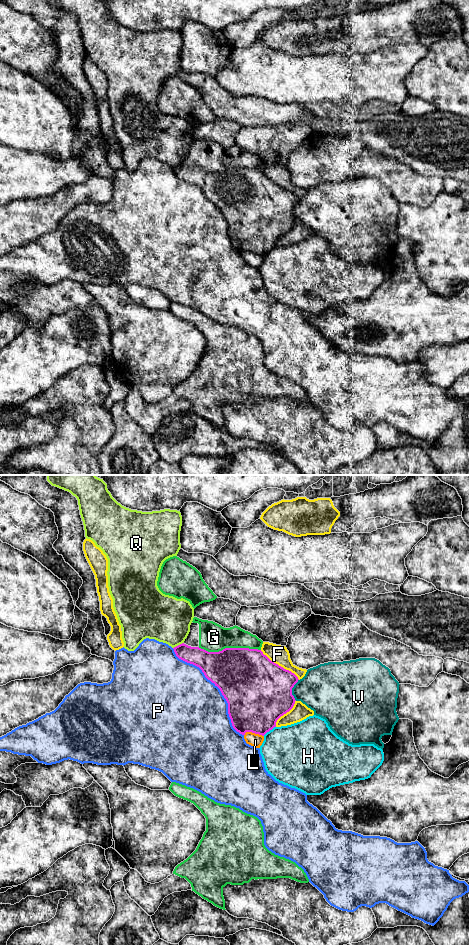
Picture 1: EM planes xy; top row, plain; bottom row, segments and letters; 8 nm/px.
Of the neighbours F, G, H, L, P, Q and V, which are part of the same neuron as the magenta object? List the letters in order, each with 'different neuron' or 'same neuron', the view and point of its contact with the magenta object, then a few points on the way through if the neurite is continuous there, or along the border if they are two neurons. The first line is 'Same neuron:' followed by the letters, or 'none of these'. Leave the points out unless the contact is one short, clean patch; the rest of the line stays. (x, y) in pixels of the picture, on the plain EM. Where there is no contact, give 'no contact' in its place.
Same neuron: none of these
F: different neuron; contact xy (280, 186)
G: different neuron; contact xy (229, 168)
H: different neuron; contact xy (269, 250); border xy (275, 246), (263, 255)
L: different neuron; contact xy (254, 252)
P: different neuron; contact xy (217, 206)
Q: different neuron; contact xy (178, 165)
V: different neuron; contact xy (291, 210)

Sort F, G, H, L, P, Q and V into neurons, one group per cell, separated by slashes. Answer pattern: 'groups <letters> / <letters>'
groups F / G / H / L / P / Q / V

